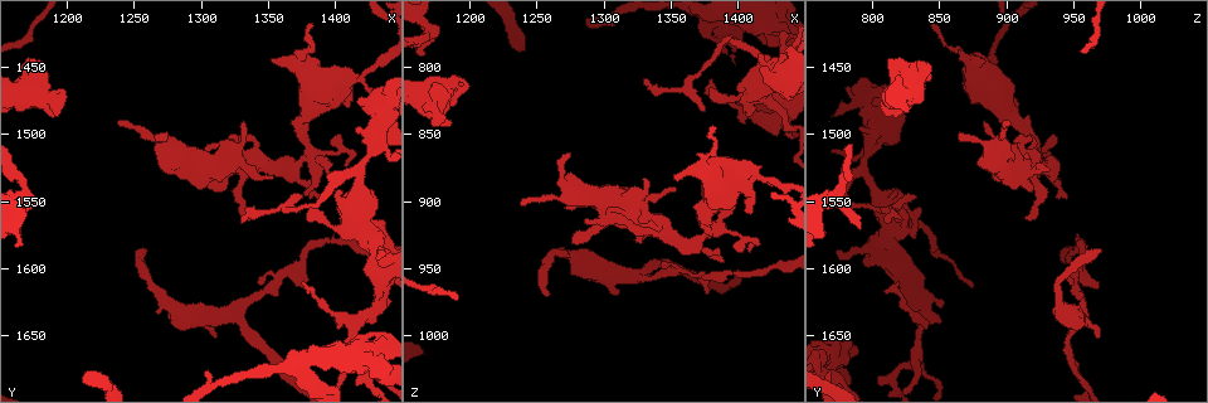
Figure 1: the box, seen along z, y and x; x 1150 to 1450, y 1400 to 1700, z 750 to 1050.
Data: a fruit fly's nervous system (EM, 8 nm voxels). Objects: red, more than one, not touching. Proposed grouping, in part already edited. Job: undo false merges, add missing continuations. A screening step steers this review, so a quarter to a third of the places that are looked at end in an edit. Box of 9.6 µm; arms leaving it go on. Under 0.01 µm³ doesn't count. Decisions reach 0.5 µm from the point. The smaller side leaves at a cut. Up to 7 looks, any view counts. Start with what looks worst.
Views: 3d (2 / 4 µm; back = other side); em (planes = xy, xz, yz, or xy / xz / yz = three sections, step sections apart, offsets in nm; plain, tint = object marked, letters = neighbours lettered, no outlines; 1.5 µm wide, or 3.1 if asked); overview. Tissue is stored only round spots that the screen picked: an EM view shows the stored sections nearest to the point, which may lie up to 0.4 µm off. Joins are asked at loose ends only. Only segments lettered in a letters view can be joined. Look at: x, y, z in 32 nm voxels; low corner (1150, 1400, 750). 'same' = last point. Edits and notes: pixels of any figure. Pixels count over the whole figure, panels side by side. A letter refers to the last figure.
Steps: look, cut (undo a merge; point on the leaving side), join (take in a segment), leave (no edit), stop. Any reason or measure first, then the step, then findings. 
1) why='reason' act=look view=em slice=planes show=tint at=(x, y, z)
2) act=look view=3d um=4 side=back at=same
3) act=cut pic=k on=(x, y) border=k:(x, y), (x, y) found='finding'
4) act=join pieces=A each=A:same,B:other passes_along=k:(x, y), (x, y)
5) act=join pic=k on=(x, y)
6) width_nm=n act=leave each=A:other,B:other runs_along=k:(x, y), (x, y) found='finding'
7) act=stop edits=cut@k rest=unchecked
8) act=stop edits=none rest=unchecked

act=look view=em slice=planes show=plain at=(1364, 1556, 816)

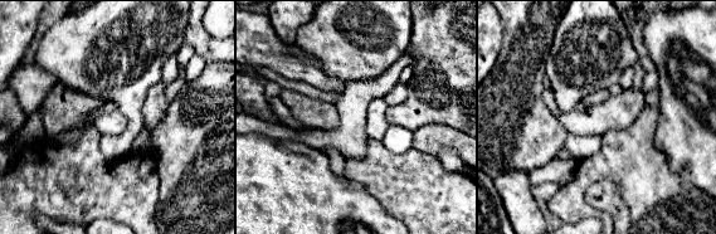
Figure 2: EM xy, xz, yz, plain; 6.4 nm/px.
act=look view=em slice=planes show=letters at=same

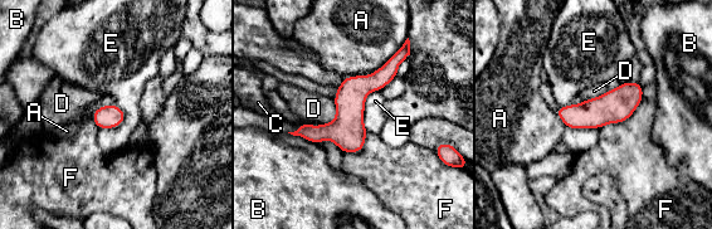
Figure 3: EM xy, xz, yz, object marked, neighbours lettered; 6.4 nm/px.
act=leave each=A:other,B:other,C:other,D:other,E:other,F:other runs_along=3:(393, 63), (331, 131), (298, 132) found='continuous, no second neuron'

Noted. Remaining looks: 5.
why='free end' act=look view=em slice=planes show=tint at=(1332, 1490, 886)

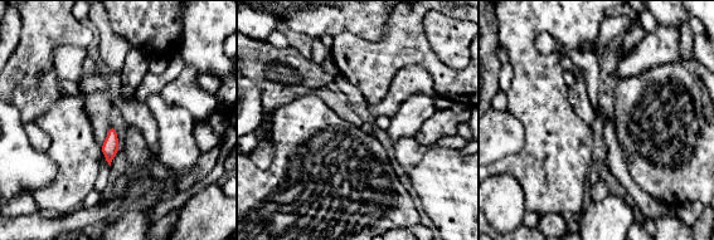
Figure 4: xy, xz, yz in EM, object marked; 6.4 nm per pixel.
why='what lies round it' act=look view=em slice=planes show=letters at=same

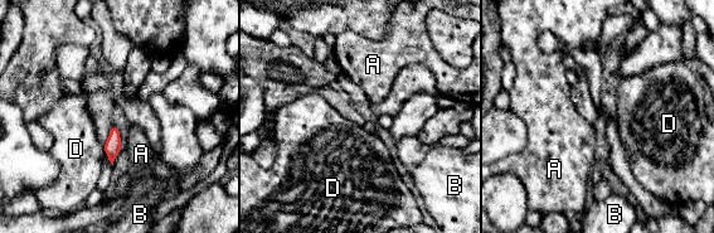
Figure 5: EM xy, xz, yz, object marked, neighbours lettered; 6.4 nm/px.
act=leave each=A:other,B:other,D:other found='none of them fits'

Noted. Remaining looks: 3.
why='tapers out' act=look view=em slice=yz step=4 show=tint at=(1260, 1586, 970)

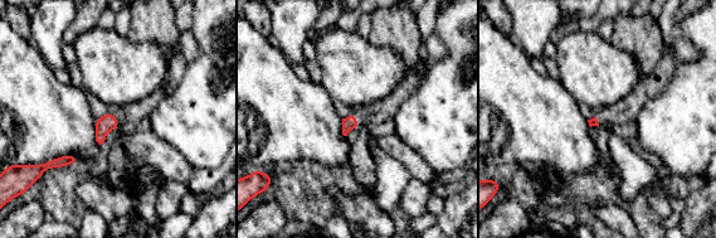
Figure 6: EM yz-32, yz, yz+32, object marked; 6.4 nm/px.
why='cut it another way' act=look view=em slice=planes show=letters at=same

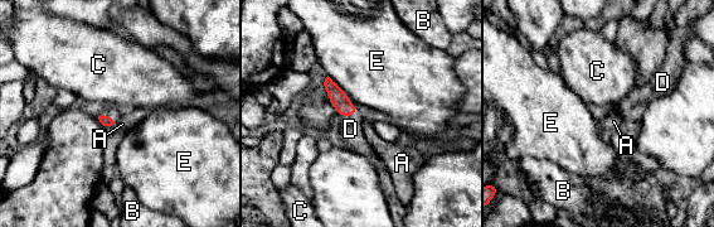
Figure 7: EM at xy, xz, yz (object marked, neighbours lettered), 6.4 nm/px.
longest_contact=E:200nm act=join pieces=D each=A:other,B:other,C:other,D:same,E:other passes_along=7:(338, 97), (350, 115), (350, 129) found='it goes on there'

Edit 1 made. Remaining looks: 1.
act=stop edits=join@7 rest=unchecked

